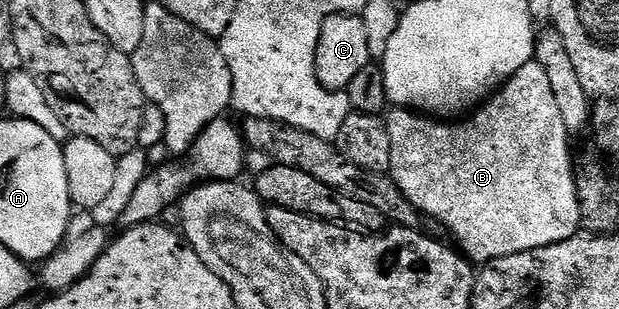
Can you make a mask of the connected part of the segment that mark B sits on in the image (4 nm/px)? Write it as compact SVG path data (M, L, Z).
M535 62L522 66L522 70L518 70L505 84L501 84L495 95L485 100L469 116L472 116L469 120L460 118L455 122L445 122L440 118L414 112L411 108L393 107L387 113L384 125L386 134L390 136L390 162L392 163L390 175L398 190L402 190L402 194L406 194L408 201L419 210L421 217L428 219L429 216L430 219L437 220L456 239L455 247L476 266L483 266L490 260L497 260L510 254L550 246L554 242L562 242L566 238L577 235L582 228L580 195L576 192L577 173L572 172L572 156L568 153L570 137L562 122L562 114L558 114L558 102L554 102L554 90L550 90L550 78L546 78L542 66Z

